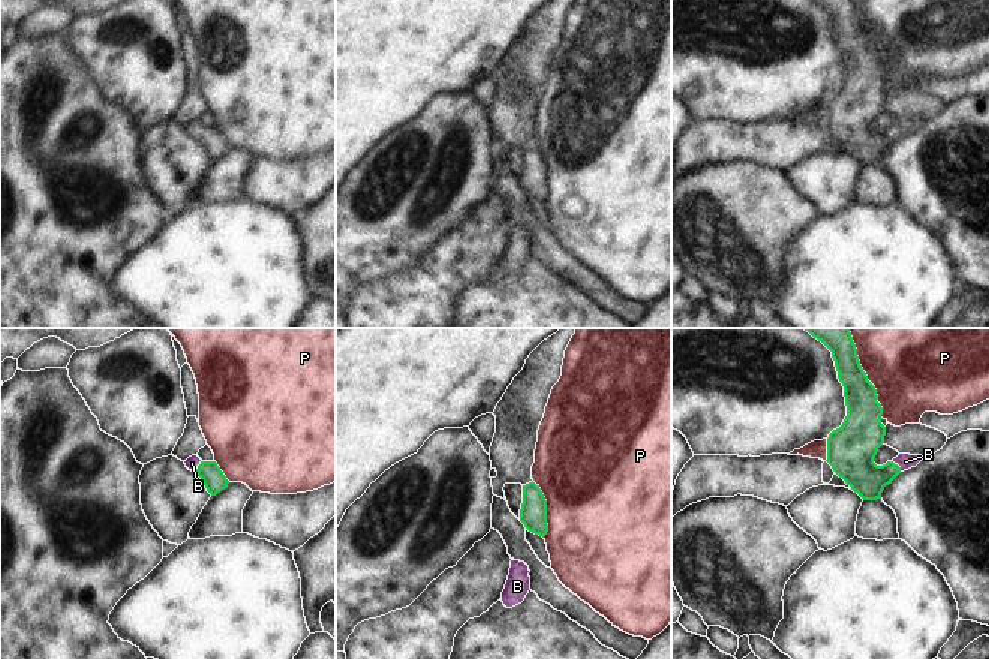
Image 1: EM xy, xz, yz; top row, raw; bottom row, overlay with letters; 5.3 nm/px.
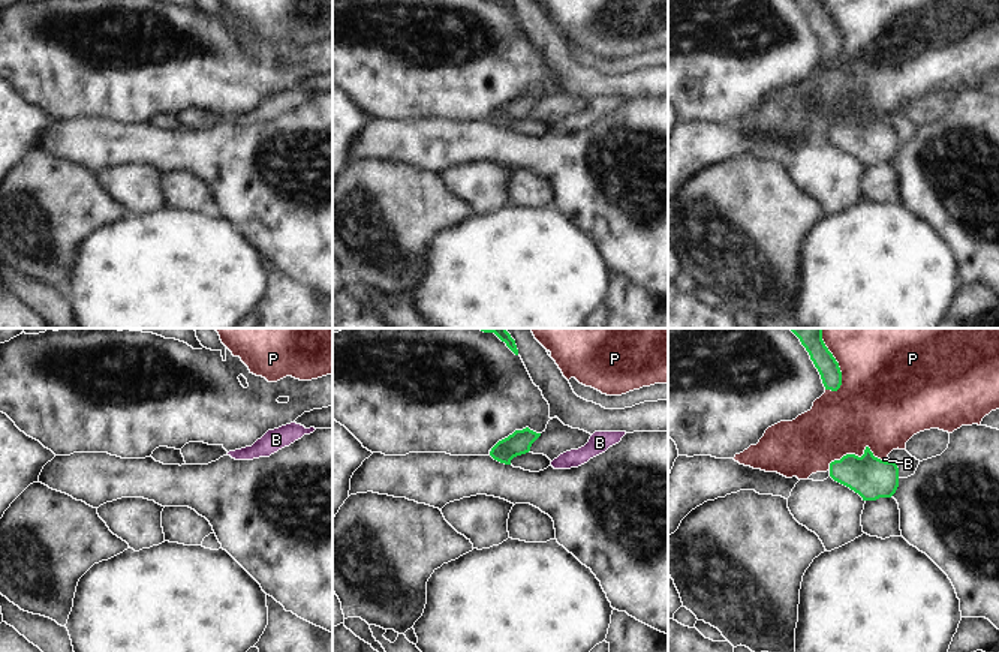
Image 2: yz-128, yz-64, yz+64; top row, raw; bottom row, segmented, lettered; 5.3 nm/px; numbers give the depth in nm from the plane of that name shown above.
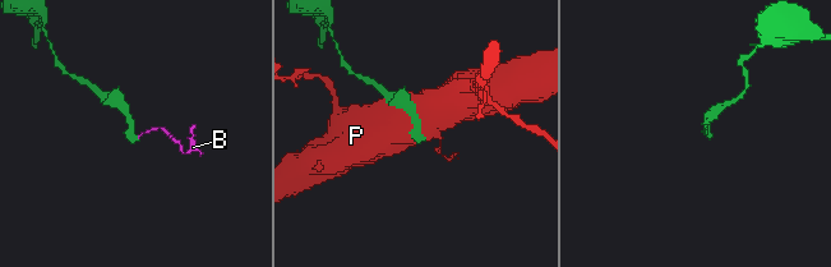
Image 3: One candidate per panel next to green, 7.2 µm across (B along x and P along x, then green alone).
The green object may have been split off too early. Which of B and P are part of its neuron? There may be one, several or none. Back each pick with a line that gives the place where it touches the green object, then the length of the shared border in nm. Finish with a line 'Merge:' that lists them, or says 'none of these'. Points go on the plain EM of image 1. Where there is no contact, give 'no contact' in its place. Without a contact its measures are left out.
B: contact xy (198, 131); length 80 nm
Merge: B

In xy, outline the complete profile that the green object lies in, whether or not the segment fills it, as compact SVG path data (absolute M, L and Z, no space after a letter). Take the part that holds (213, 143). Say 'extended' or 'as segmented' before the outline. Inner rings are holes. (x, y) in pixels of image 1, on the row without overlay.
extended; M192 120L184 126L184 129L202 144L211 160L225 154L229 148L216 126L202 126L198 120Z

